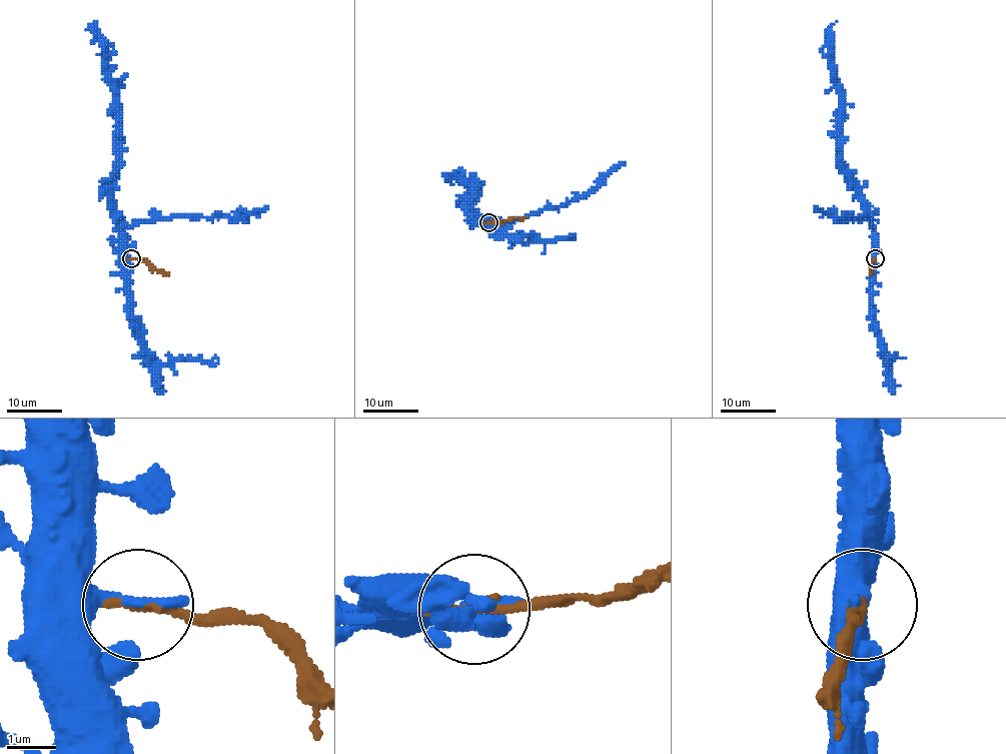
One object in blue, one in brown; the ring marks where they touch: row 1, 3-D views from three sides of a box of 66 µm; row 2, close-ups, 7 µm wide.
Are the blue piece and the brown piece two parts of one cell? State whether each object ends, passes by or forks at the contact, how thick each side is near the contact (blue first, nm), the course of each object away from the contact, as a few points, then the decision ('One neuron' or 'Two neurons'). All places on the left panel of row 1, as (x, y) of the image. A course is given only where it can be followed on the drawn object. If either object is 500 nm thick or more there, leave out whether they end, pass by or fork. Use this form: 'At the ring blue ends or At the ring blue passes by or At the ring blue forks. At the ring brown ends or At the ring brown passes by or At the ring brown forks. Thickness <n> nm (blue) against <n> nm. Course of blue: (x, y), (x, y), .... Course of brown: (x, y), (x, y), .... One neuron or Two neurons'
At the ring blue ends. At the ring brown ends. Thickness 280 nm (blue) against 240 nm. Course of blue: (132, 257), (126, 255), (125, 224), (115, 211), (115, 95), (107, 69), (107, 44), (96, 22). Course of brown: (132, 257), (146, 259), (155, 268), (169, 274). Two neurons

